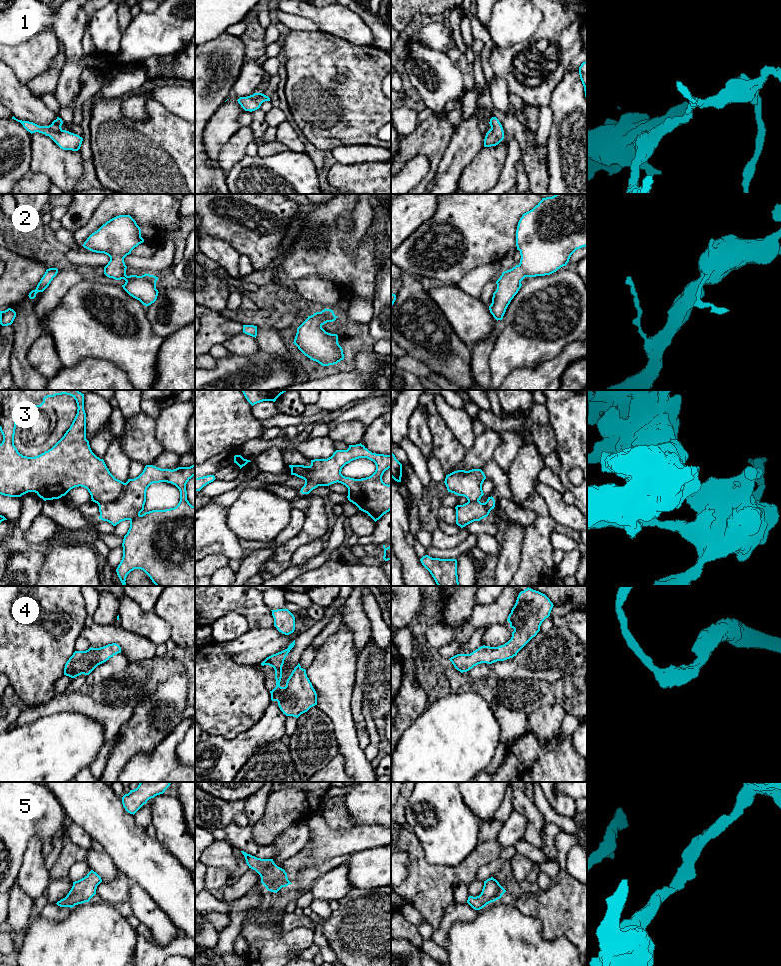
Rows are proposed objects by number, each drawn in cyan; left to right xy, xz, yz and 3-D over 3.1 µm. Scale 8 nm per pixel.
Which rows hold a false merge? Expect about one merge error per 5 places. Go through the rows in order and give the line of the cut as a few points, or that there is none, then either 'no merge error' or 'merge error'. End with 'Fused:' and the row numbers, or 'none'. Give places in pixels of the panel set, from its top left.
1: cut none; no merge error
2: cut none; no merge error
3: cut xy (125, 483), (124, 490), (115, 499), (98, 504); merge error
4: cut none; no merge error
5: cut none; no merge error
Fused: 3

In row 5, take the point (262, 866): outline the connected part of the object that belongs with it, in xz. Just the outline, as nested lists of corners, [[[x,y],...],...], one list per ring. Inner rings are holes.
[[[244,851],[241,852],[249,868],[255,870],[260,875],[261,883],[268,891],[277,893],[282,887],[292,884],[288,880],[285,870],[278,867],[273,859],[261,859]]]

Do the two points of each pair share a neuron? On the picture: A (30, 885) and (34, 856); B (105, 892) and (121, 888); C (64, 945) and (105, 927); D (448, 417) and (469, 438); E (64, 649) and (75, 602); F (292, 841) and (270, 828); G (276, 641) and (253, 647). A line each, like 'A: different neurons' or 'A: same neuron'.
A: same neuron
B: same neuron
C: same neuron
D: same neuron
E: same neuron
F: different neurons
G: same neuron

